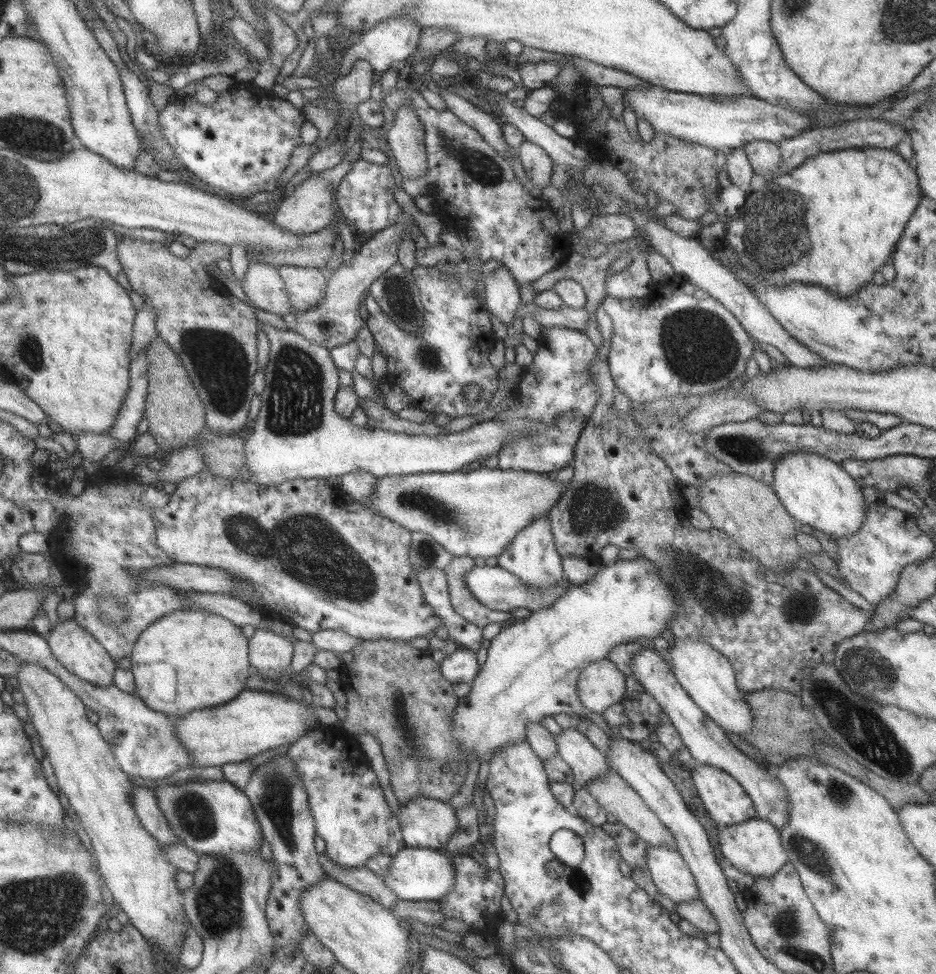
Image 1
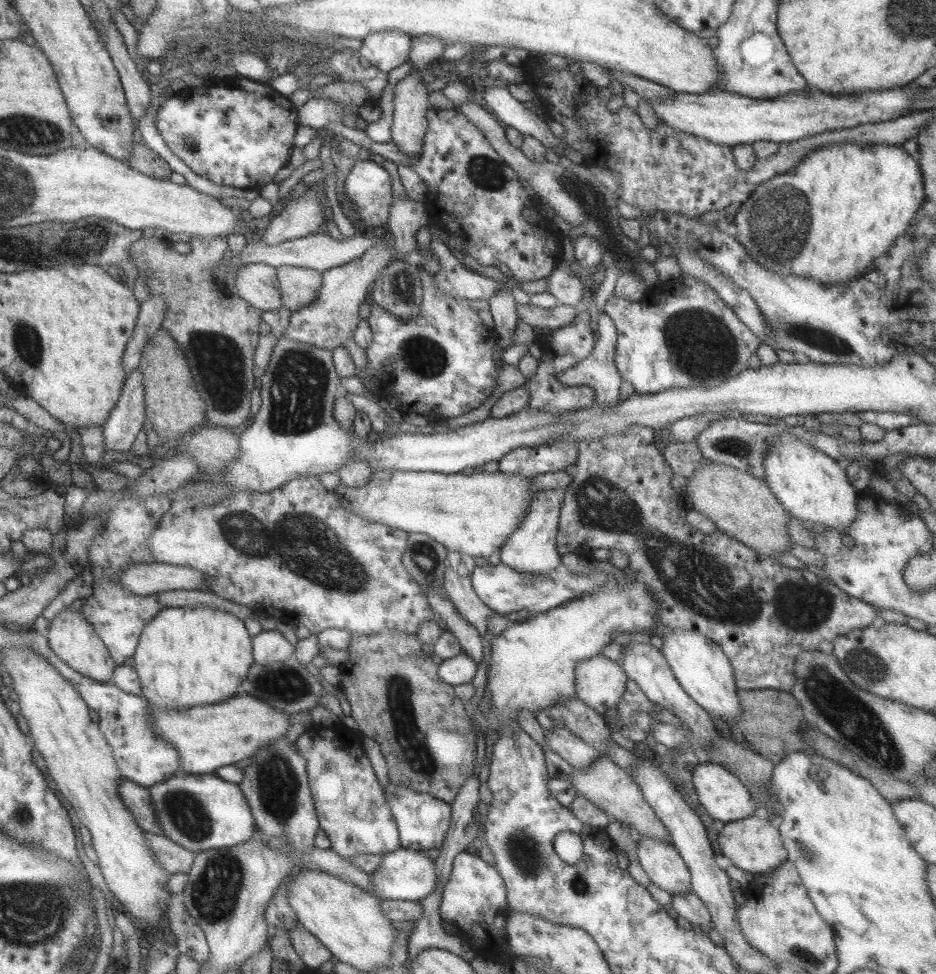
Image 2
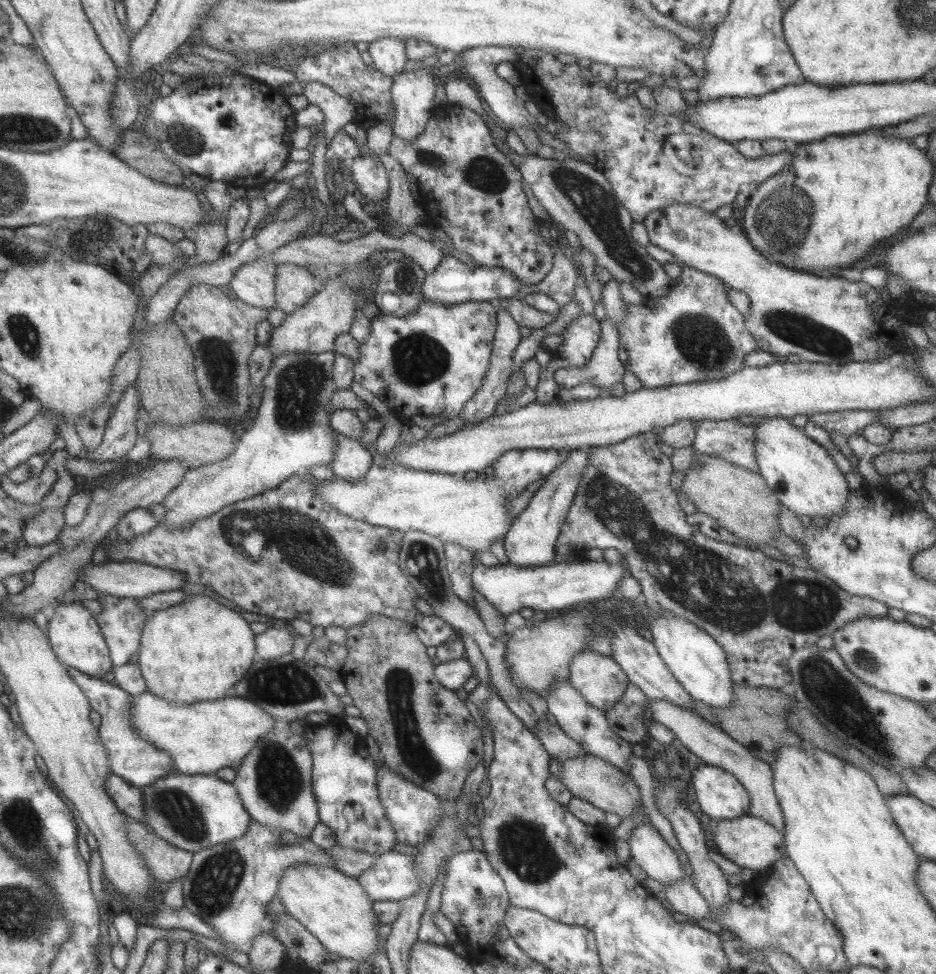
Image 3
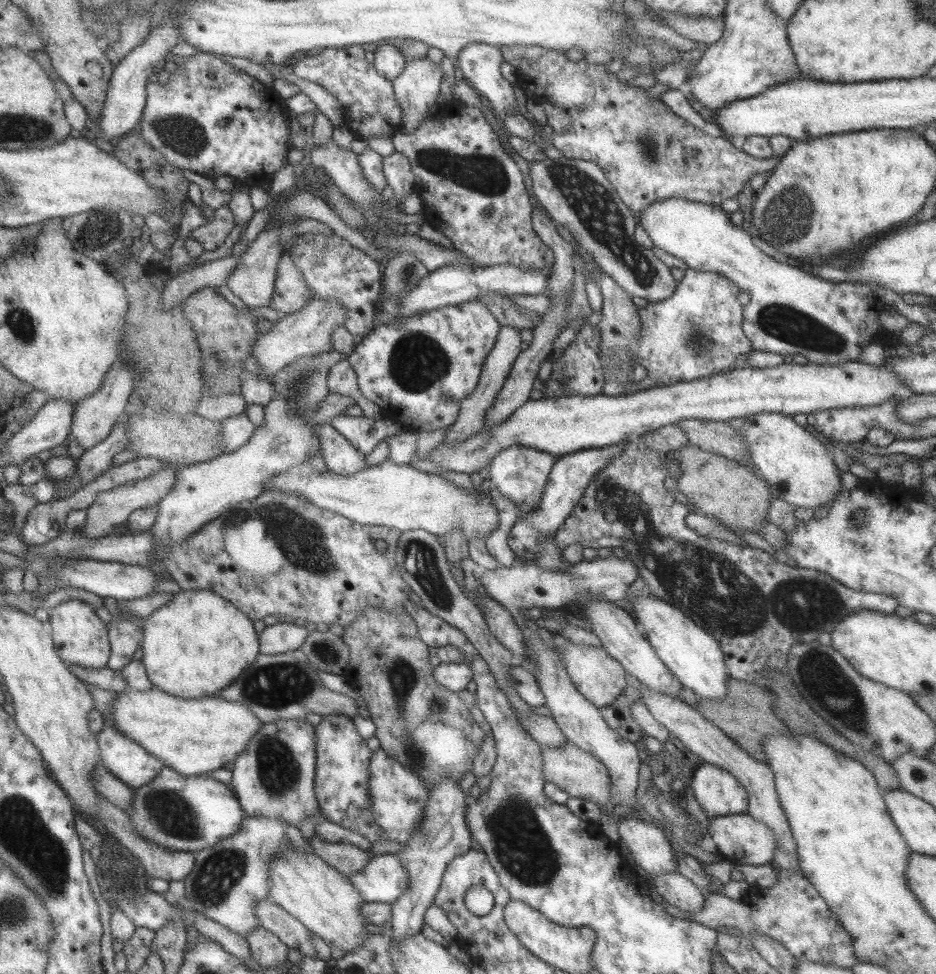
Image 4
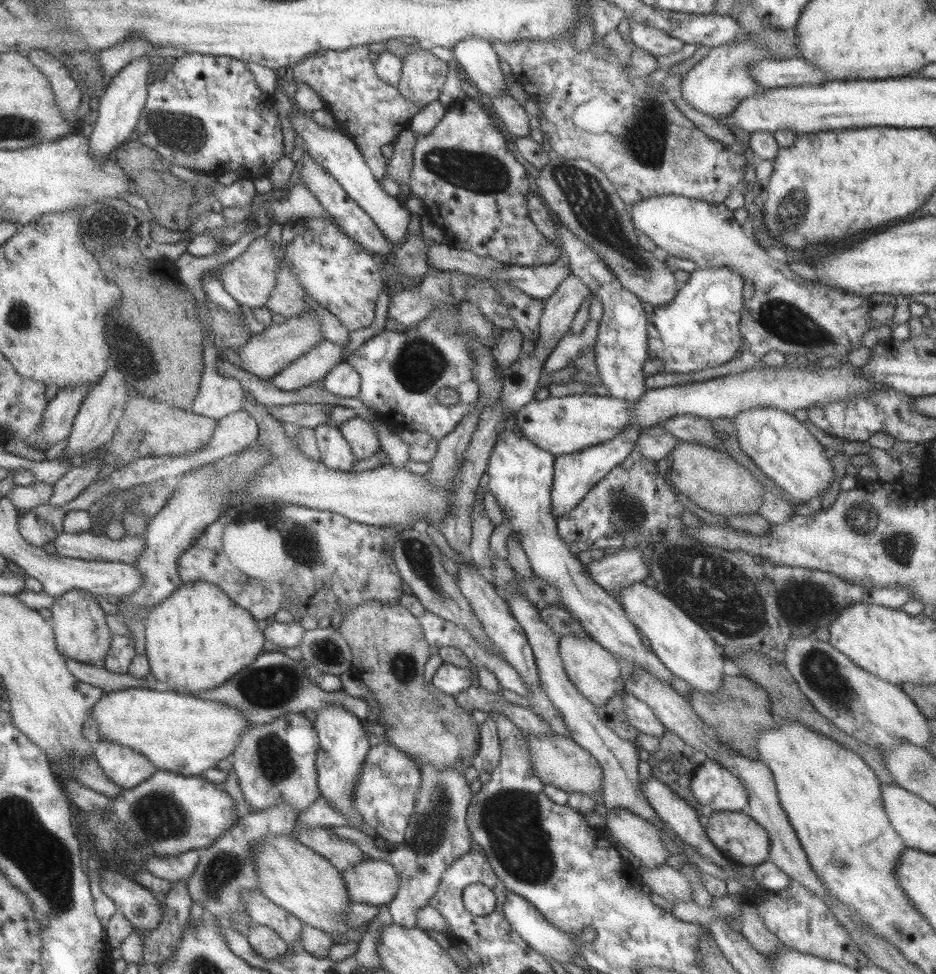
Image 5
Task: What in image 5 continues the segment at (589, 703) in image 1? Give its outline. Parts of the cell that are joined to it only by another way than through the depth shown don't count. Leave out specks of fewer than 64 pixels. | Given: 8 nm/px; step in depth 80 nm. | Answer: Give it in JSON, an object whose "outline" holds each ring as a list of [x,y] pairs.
{"outline":[[[562,634],[558,637],[558,651],[568,679],[596,707],[603,706],[623,689],[618,660],[588,635]]]}

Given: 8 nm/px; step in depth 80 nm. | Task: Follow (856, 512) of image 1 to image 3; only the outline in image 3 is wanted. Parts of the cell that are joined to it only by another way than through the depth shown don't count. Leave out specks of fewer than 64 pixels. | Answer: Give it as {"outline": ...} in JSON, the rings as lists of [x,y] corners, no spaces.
{"outline":[[[765,417],[756,424],[756,461],[765,486],[775,495],[780,504],[795,516],[815,516],[831,519],[844,512],[848,505],[848,487],[831,455],[823,446],[807,437],[799,427],[794,427],[787,418]]]}

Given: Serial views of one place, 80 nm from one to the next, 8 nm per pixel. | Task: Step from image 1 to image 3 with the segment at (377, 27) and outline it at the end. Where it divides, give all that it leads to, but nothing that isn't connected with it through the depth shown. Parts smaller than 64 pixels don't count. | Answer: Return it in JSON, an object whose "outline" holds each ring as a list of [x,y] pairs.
{"outline":[[[379,37],[368,43],[371,67],[391,78],[403,71],[407,62],[404,39]]]}

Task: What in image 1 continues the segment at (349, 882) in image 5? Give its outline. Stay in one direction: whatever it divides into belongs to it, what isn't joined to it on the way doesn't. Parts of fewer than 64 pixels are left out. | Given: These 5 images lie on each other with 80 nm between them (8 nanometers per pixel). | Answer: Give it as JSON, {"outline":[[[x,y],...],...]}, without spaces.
{"outline":[[[404,846],[392,855],[392,861],[387,875],[383,877],[383,882],[400,900],[437,901],[453,889],[453,871],[452,860],[445,853],[441,854],[439,849]]]}

